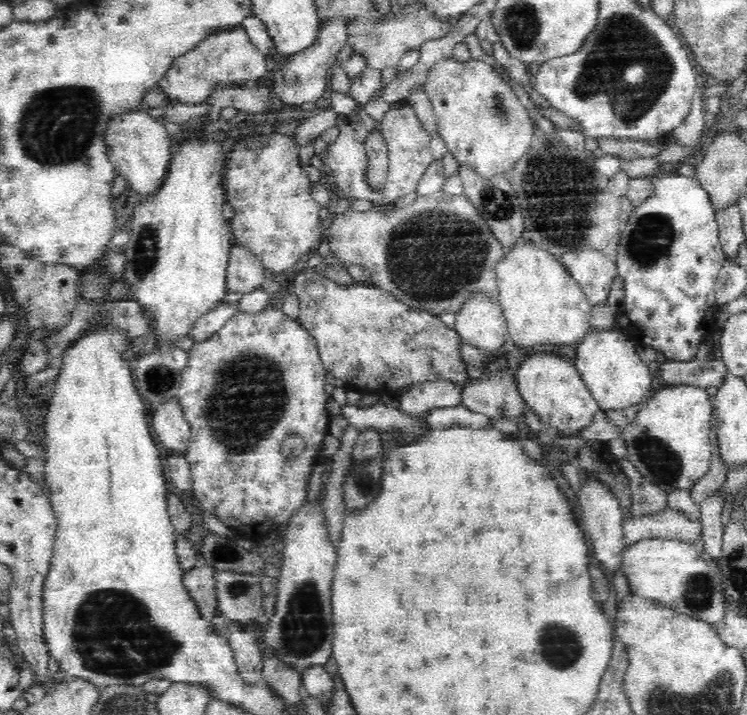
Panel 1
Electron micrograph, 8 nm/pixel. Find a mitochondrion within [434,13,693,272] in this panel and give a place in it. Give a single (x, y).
(497, 206)

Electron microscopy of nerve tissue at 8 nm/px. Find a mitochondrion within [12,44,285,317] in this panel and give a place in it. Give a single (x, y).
(57, 127)

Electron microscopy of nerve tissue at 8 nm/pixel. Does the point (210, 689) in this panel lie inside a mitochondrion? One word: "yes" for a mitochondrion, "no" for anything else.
no

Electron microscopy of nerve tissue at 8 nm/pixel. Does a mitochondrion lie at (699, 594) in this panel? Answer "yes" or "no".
yes

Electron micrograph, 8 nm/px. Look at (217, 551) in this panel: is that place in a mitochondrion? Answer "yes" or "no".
yes

